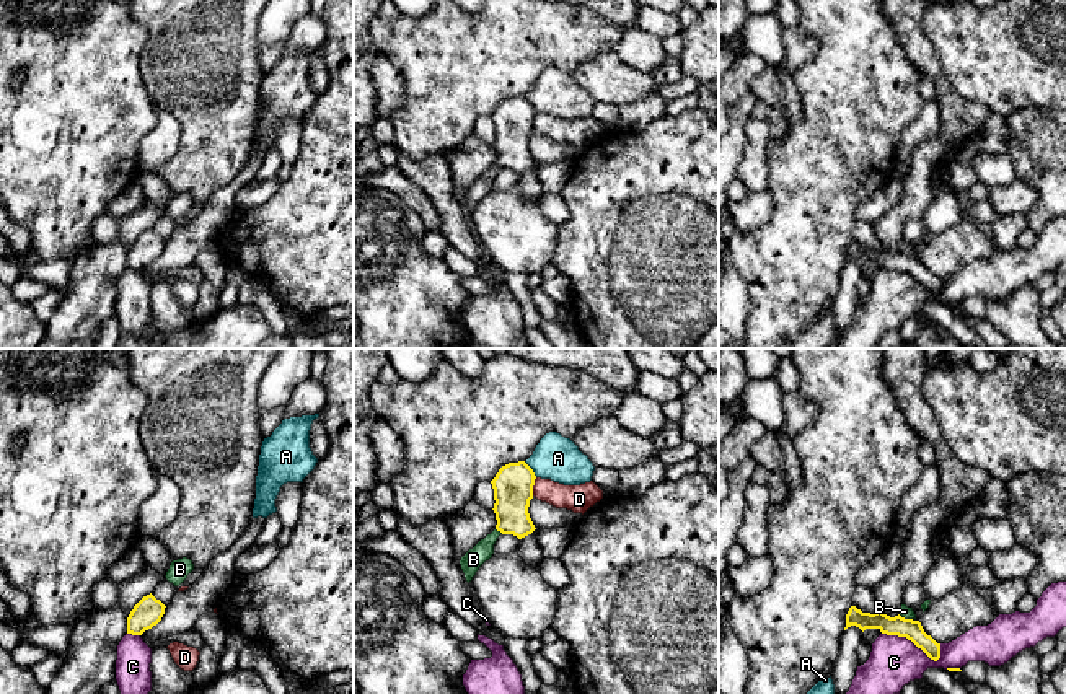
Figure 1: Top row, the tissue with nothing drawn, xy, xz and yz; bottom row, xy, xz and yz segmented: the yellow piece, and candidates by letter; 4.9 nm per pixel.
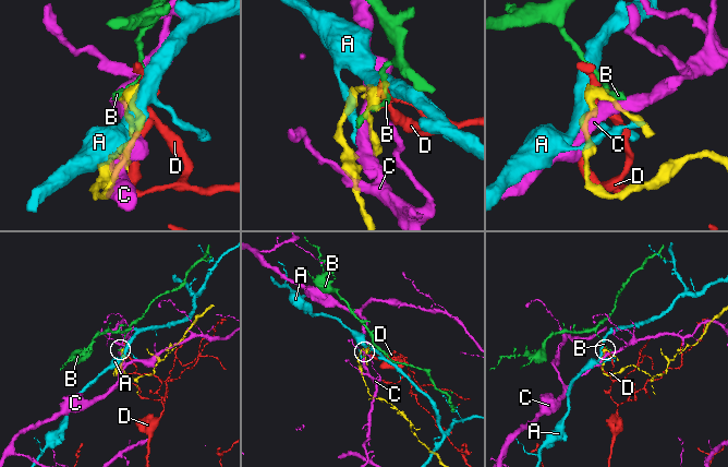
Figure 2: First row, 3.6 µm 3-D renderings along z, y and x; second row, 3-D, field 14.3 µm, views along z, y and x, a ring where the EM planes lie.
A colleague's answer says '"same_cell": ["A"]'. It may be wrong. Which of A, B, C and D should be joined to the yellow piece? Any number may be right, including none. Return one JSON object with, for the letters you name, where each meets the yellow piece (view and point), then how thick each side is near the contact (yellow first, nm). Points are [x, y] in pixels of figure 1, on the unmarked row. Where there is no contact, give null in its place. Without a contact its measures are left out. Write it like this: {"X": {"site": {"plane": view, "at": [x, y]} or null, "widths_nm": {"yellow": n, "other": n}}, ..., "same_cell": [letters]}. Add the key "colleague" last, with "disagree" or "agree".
{"same_cell": [], "colleague": "disagree"}

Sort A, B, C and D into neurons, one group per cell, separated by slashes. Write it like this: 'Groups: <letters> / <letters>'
Groups: A / B / C / D

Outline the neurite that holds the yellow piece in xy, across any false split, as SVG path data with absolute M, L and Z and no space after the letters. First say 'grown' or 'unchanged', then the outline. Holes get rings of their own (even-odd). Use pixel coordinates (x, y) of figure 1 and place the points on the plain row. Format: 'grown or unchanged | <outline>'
unchanged | M152 228L143 231L130 246L127 253L127 269L142 270L145 266L156 261L163 249L165 239Z

